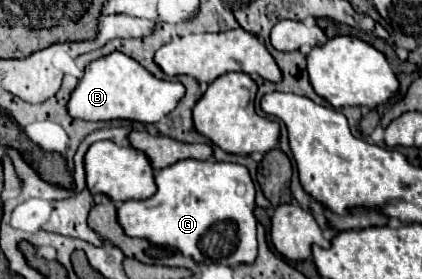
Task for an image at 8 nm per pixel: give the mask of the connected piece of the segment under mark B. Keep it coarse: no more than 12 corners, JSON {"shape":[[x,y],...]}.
{"shape":[[122,51],[92,61],[70,95],[84,121],[156,123],[180,81],[156,79]]}

